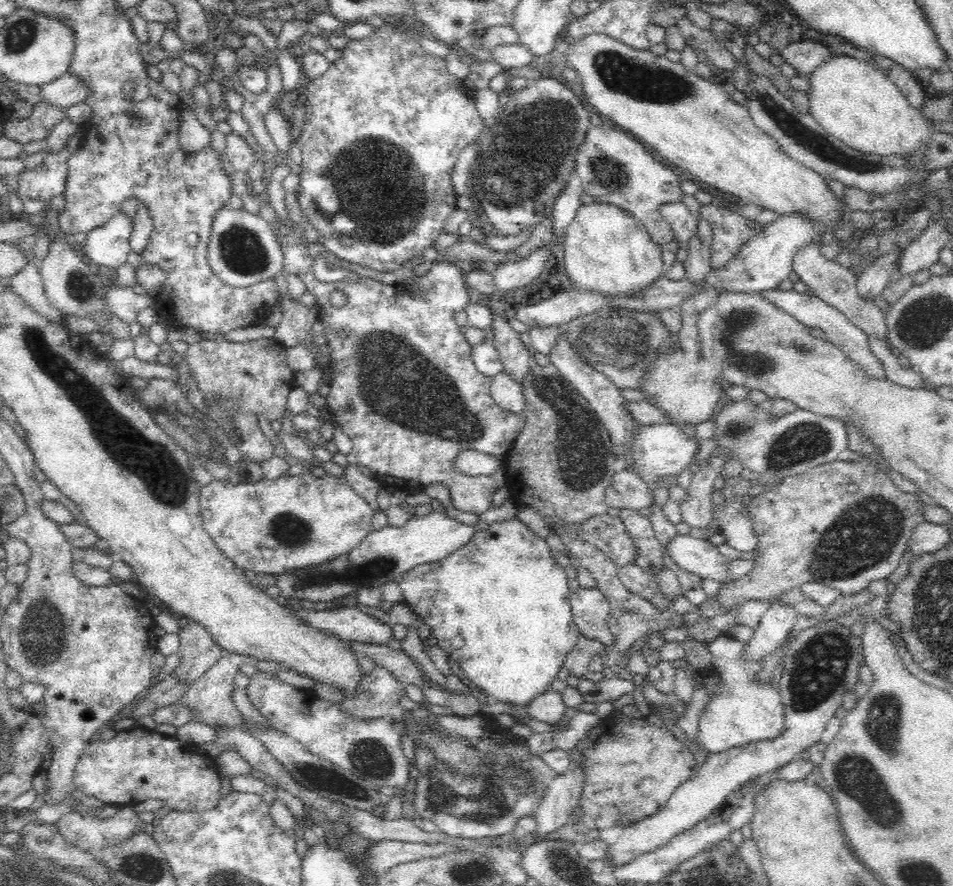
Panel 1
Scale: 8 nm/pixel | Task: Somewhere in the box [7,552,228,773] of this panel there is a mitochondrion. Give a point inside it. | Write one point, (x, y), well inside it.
(39, 637)

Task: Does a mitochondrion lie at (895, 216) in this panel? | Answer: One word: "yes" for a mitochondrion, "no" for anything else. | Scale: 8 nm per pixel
no

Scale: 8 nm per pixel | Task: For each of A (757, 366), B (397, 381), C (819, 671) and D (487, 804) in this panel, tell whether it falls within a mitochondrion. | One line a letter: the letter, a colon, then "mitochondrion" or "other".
A: mitochondrion
B: mitochondrion
C: mitochondrion
D: mitochondrion

